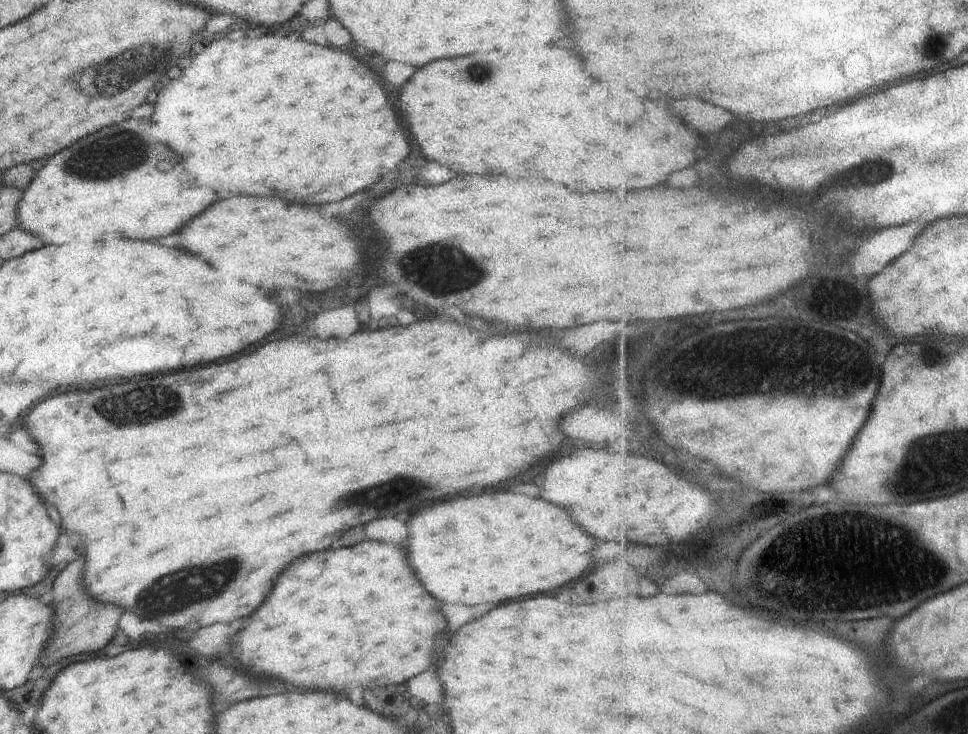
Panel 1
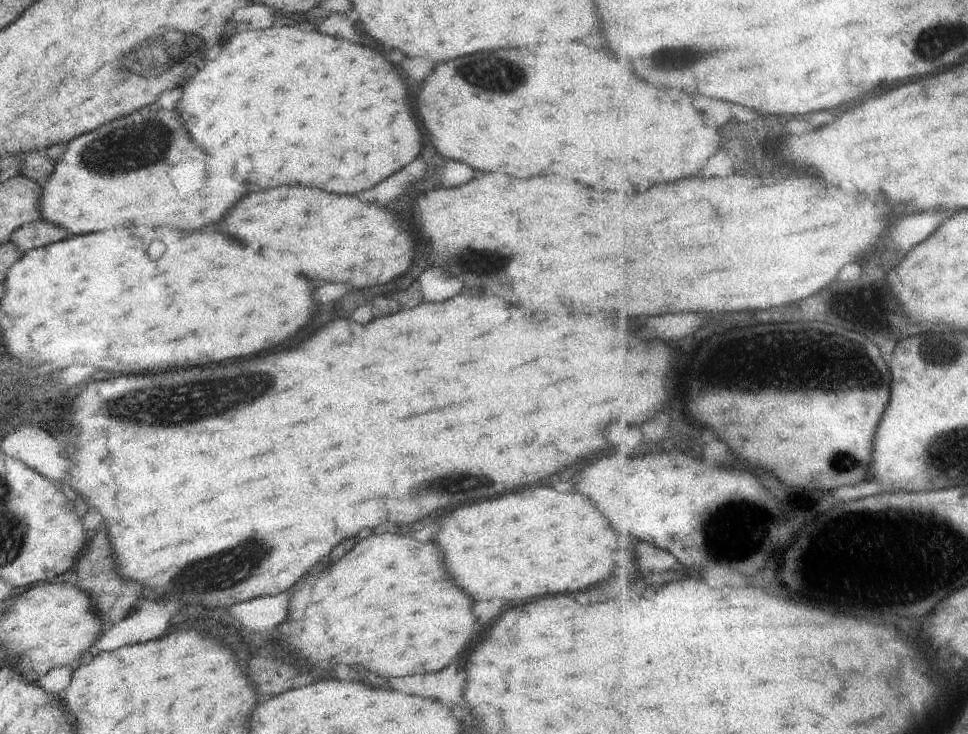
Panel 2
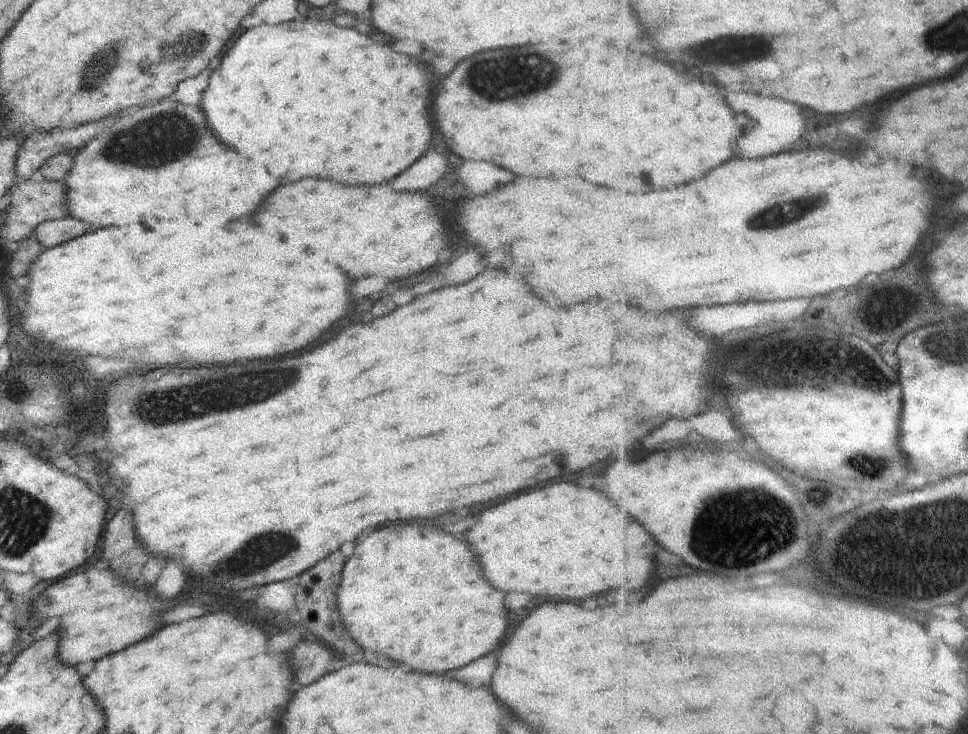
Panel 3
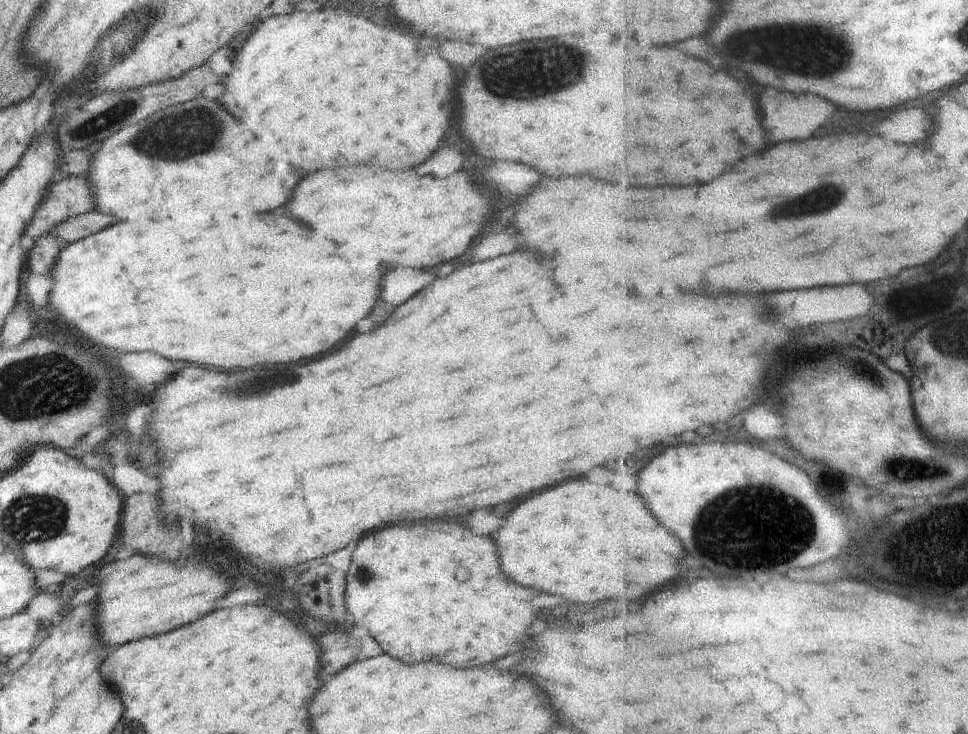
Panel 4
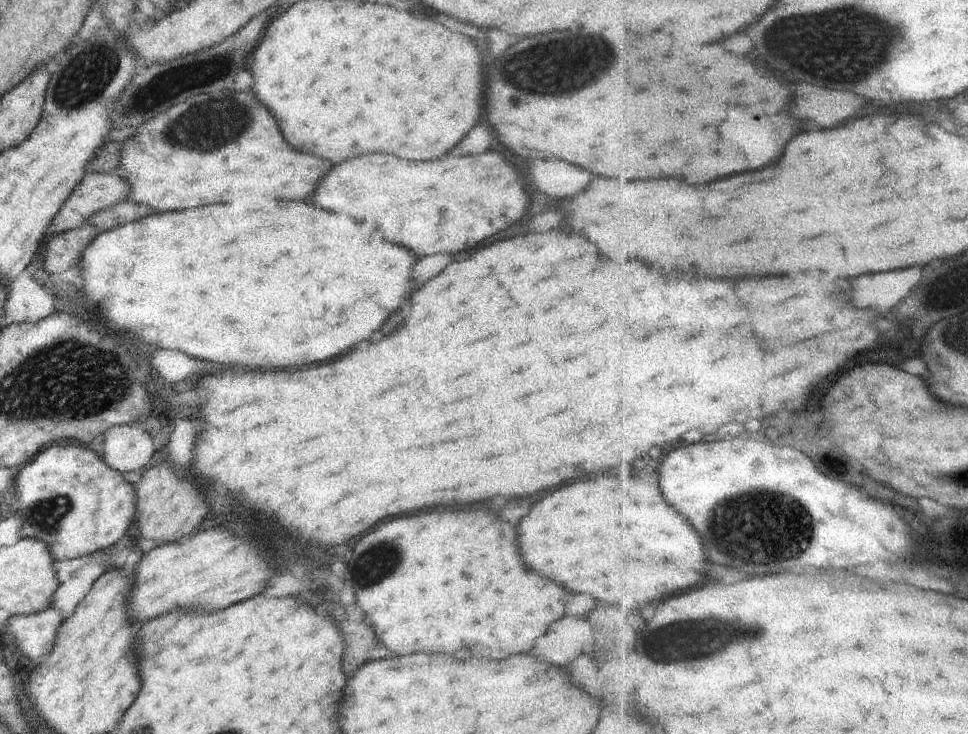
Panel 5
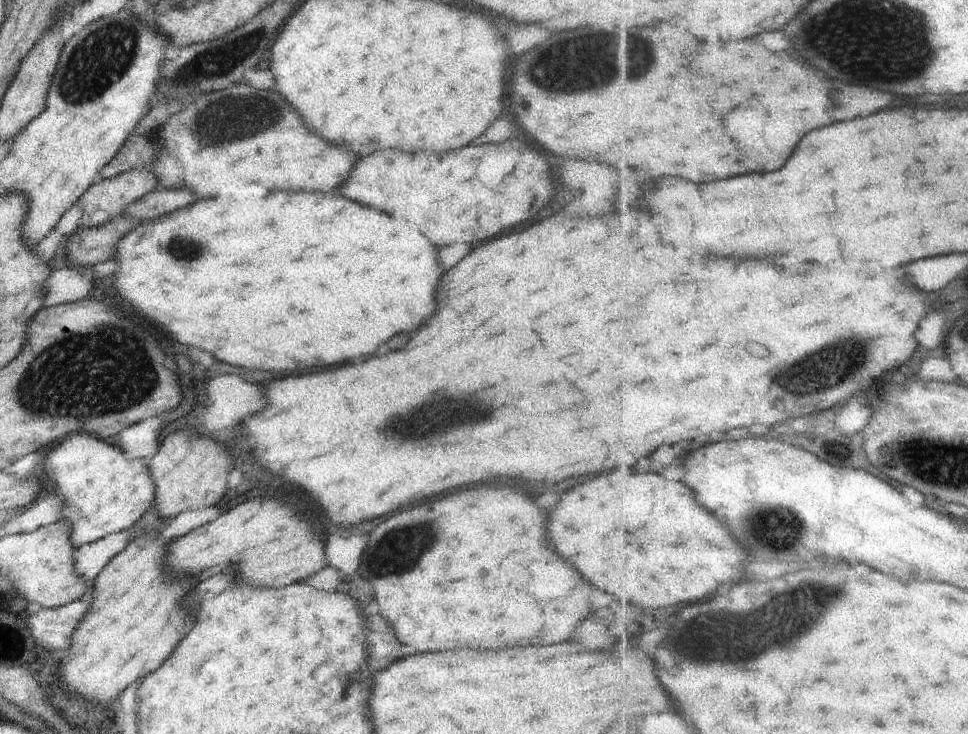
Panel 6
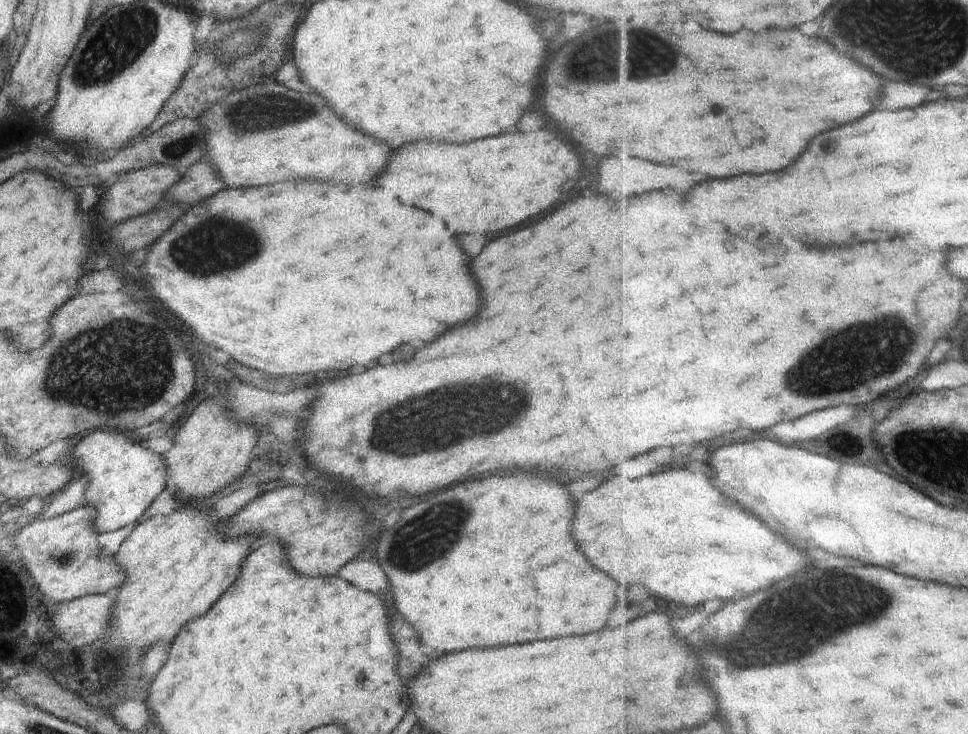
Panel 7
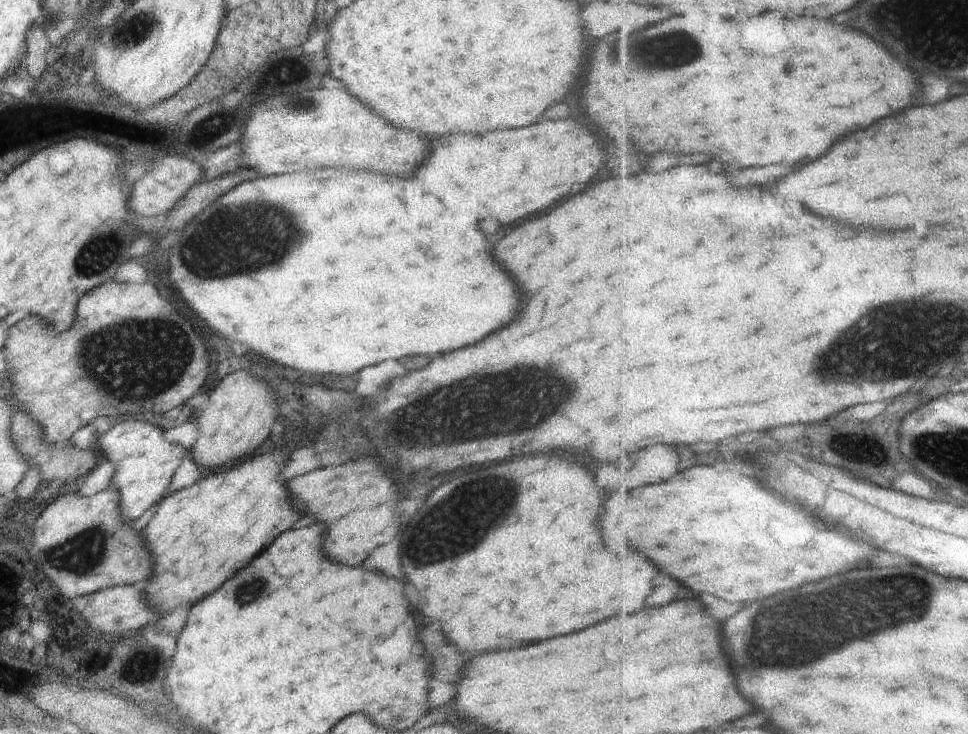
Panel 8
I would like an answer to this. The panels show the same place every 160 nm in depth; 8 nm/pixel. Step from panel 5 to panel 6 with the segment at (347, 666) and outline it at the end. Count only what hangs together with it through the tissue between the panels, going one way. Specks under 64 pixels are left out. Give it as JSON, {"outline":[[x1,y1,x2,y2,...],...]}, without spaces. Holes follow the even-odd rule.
{"outline":[[374,614,369,618,378,622,378,626,374,626,374,622,366,624,368,626,368,634,366,634,366,656,368,658,366,658,366,662,372,670,386,668,388,664,392,664,396,660,408,659,419,654,414,652,412,648,402,646,400,642,396,642,393,630,382,620,380,614],[376,630,380,630,380,632,376,632]]}

